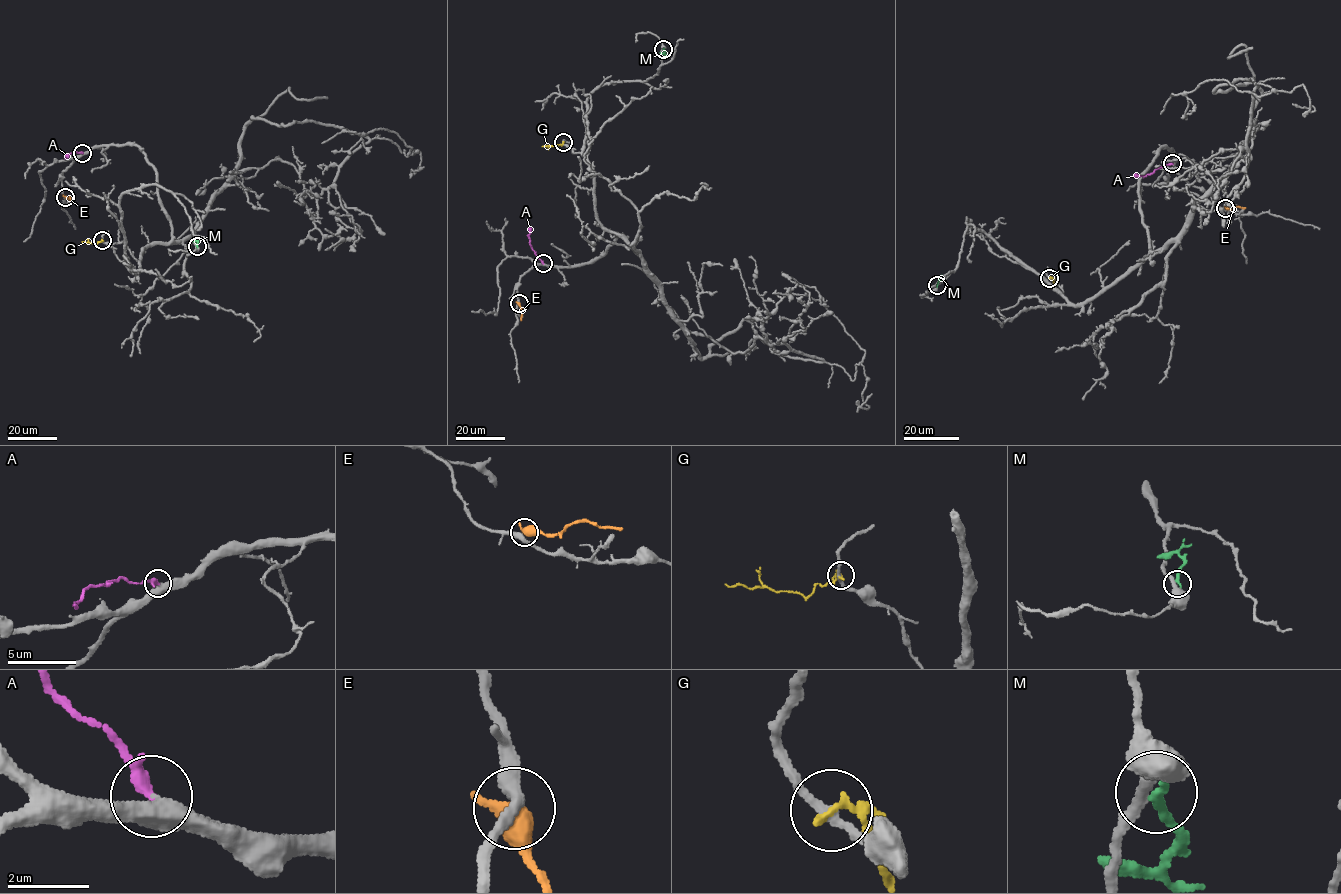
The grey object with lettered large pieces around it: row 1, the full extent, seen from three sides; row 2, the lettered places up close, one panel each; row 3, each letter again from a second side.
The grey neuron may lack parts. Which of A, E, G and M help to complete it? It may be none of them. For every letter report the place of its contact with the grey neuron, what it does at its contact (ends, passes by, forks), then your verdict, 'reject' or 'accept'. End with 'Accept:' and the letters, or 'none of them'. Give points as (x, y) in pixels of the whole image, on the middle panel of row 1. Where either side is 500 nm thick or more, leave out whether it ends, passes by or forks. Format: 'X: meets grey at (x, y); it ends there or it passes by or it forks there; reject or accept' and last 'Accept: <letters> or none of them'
A: meets grey at (543, 263); it ends there; accept
E: meets grey at (519, 303); it passes by; reject
G: meets grey at (563, 142); it ends there; reject
M: meets grey at (663, 49); it ends there; reject
Accept: A

